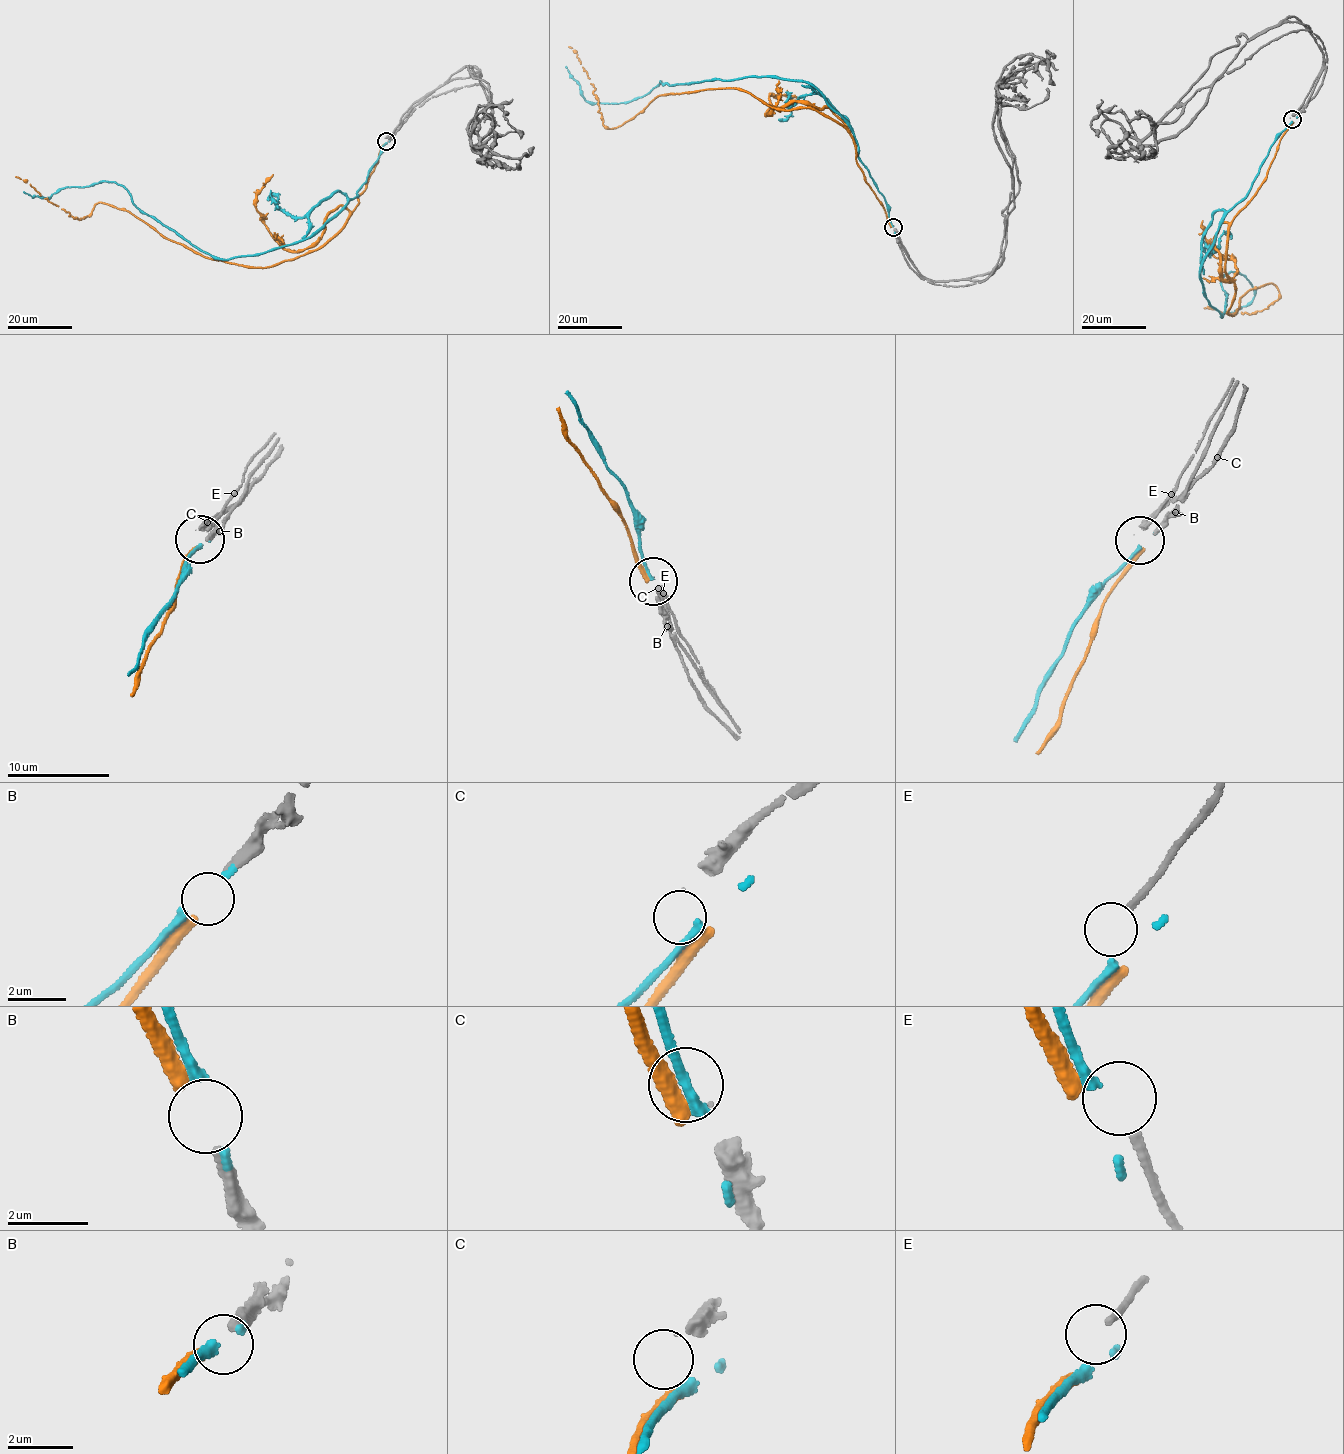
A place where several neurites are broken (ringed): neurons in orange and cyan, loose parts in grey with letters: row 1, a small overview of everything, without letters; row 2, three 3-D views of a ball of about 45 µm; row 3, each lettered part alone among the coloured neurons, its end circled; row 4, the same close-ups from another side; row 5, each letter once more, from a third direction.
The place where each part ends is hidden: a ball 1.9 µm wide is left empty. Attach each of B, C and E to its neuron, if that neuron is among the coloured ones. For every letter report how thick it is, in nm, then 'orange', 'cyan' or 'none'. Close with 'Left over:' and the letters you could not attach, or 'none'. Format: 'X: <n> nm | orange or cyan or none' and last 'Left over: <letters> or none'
B: 320 nm | orange
C: 30 nm | none
E: 220 nm | none
Left over: C, E

